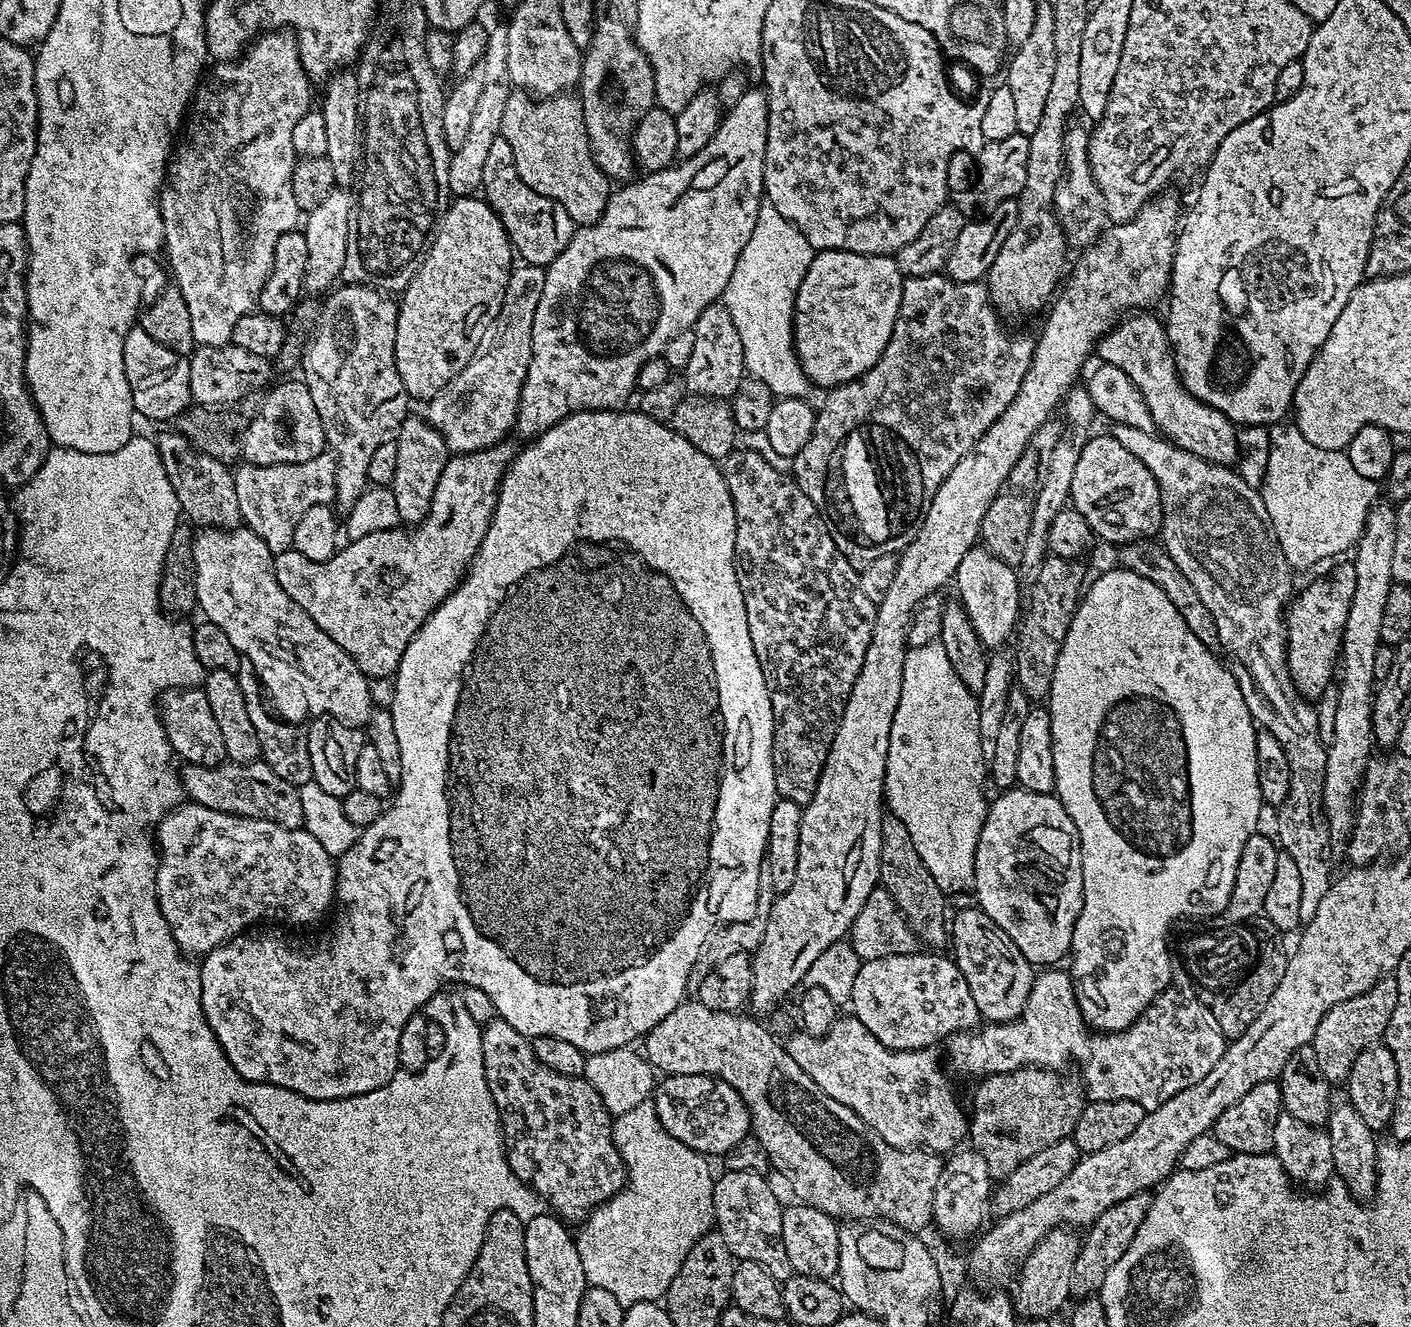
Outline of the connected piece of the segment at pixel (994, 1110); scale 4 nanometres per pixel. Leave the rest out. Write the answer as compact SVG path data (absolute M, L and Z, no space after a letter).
M1024 1067L983 1077L972 1096L969 1113L969 1141L982 1154L995 1181L1004 1180L1038 1150L1069 1139L1086 1103L1083 1083L1059 1071Z

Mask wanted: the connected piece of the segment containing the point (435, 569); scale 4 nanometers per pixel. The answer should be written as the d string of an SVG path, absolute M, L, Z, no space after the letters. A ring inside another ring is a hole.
M508 442L493 444L481 452L462 452L453 455L442 470L442 478L438 478L438 486L434 486L434 496L426 518L421 524L404 527L397 526L378 530L374 534L366 534L366 538L358 538L345 543L326 562L310 562L291 550L277 552L274 556L274 574L278 578L278 586L290 594L292 601L362 670L369 678L375 676L391 677L402 662L402 654L406 646L416 636L416 632L428 621L434 609L459 586L468 574L472 559L478 554L482 542L486 538L486 530L492 521L496 509L496 494L500 490L500 479L507 472L512 462L514 448Z

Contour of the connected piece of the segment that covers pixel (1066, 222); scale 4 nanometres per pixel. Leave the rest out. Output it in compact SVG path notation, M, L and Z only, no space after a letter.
M1069 127L1064 136L1064 179L1056 187L1054 206L1056 217L1064 231L1064 239L1073 249L1083 250L1094 243L1109 227L1108 209L1104 206L1102 190L1098 190L1098 182L1094 182L1090 162L1088 161L1089 129Z

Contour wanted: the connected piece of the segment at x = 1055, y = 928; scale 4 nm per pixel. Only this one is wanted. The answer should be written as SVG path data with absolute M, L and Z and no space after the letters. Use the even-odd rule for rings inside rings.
M1013 786L1003 789L997 796L1000 797L989 803L986 822L978 838L978 850L974 854L975 903L999 928L1010 934L1010 942L1022 950L1022 958L1034 966L1059 965L1059 960L1072 951L1074 930L1084 909L1078 830L1066 806L1062 806L1055 794L1034 794L1034 790Z

